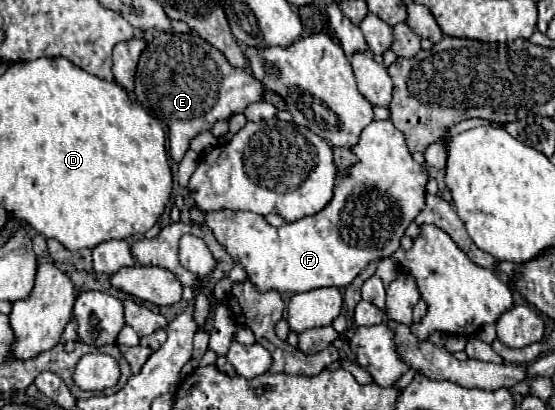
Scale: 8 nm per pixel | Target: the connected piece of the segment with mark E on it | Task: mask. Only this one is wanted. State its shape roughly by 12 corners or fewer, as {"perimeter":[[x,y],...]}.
{"perimeter":[[156,33],[138,103],[176,163],[196,133],[262,101],[264,83],[198,33]]}

